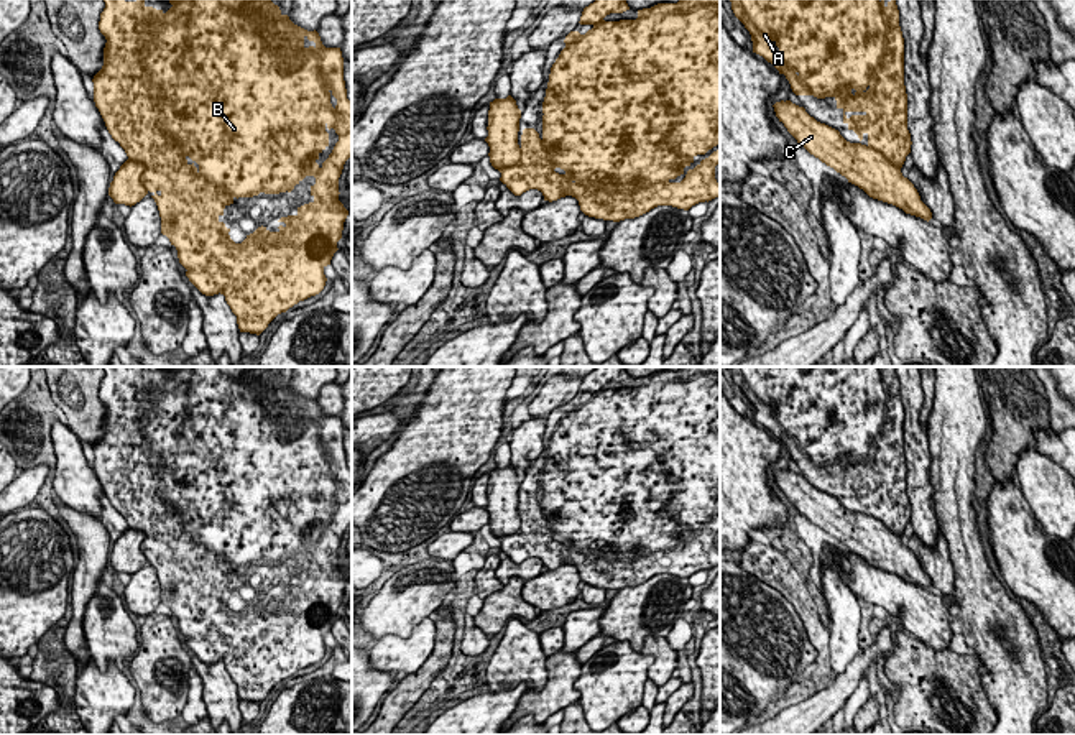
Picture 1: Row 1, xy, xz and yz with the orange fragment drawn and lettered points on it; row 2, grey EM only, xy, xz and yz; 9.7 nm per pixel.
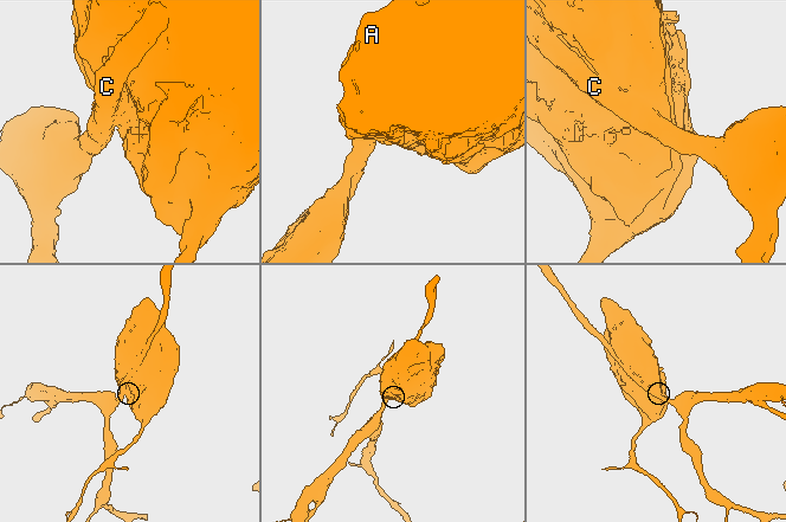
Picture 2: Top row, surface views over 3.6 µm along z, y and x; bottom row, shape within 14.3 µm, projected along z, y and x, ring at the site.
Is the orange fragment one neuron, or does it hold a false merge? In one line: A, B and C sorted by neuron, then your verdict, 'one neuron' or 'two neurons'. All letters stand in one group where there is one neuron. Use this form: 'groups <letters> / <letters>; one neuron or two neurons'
groups A B / C; two neurons

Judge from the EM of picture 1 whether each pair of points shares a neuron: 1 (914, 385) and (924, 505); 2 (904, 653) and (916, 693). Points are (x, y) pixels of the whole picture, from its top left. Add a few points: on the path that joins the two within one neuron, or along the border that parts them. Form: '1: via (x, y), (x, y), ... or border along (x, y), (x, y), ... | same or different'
1: via (913, 415), (918, 476) | same
2: via (911, 663), (916, 671), (916, 683) | same

